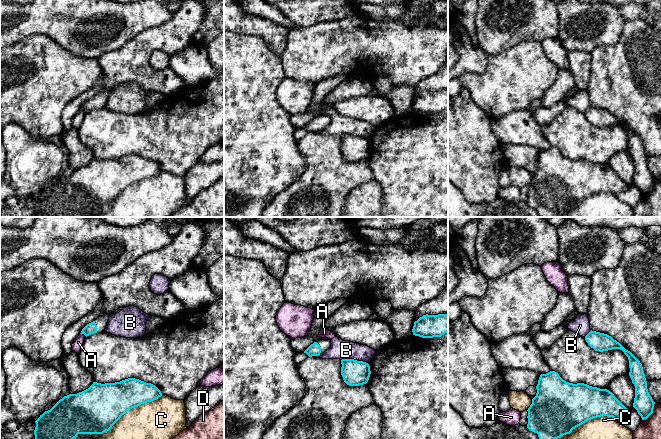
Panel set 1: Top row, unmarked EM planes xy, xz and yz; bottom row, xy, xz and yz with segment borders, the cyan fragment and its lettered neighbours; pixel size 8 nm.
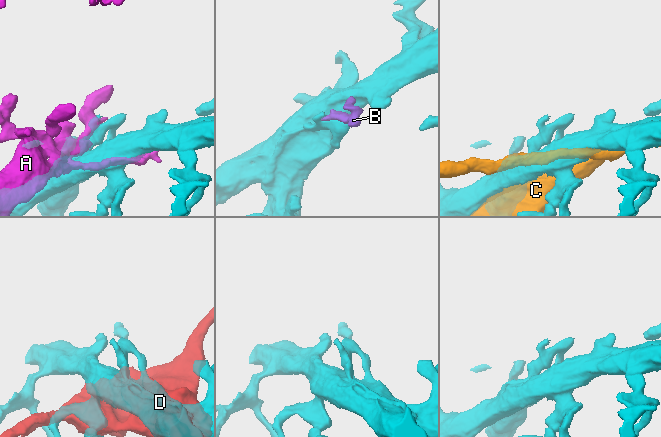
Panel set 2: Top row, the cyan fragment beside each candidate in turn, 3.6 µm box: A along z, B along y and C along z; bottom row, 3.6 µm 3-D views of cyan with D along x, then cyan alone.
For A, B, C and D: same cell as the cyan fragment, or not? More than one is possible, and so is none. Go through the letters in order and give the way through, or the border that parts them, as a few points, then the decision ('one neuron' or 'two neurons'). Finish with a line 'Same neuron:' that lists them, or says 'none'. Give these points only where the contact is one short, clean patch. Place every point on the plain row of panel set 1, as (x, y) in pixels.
A: two neurons
B: border along xz (341, 135), (362, 136), (368, 140); two neurons
C: two neurons
D: two neurons
Same neuron: none

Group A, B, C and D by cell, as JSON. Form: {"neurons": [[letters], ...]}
{"neurons": [["A", "B"], ["C"], ["D"]]}

